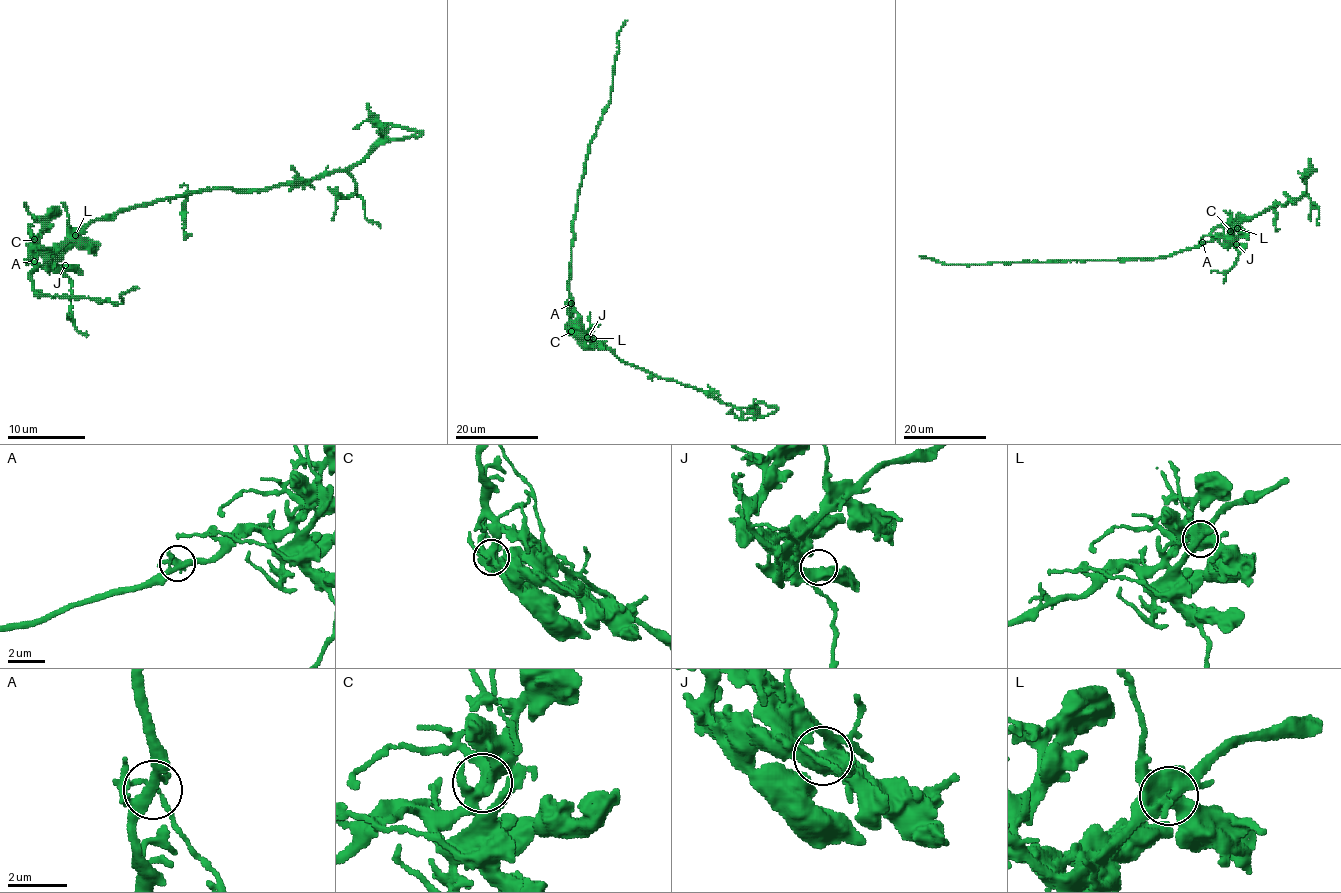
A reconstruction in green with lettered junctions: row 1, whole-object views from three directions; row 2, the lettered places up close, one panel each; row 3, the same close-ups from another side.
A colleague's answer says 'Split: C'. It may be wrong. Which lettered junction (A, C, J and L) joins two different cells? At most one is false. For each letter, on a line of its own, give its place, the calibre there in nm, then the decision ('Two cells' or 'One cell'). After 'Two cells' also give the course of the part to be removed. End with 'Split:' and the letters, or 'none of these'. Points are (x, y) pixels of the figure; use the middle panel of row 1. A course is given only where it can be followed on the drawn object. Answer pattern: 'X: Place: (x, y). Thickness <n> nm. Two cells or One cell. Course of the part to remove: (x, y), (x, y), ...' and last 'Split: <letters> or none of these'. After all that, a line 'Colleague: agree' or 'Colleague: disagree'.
A: Place: (571, 303). Thickness 280 nm. One cell
C: Place: (571, 331). Thickness 440 nm. One cell
J: Place: (587, 337). Thickness 480 nm. One cell
L: Place: (593, 338). Thickness 500 nm. One cell
Split: none of these
Colleague: disagree

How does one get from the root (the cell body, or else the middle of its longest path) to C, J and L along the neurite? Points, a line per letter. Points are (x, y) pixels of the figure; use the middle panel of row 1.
C: (570, 304), (571, 331)
J: (570, 304), (570, 320), (587, 337)
L: (570, 304), (570, 320), (592, 337)

